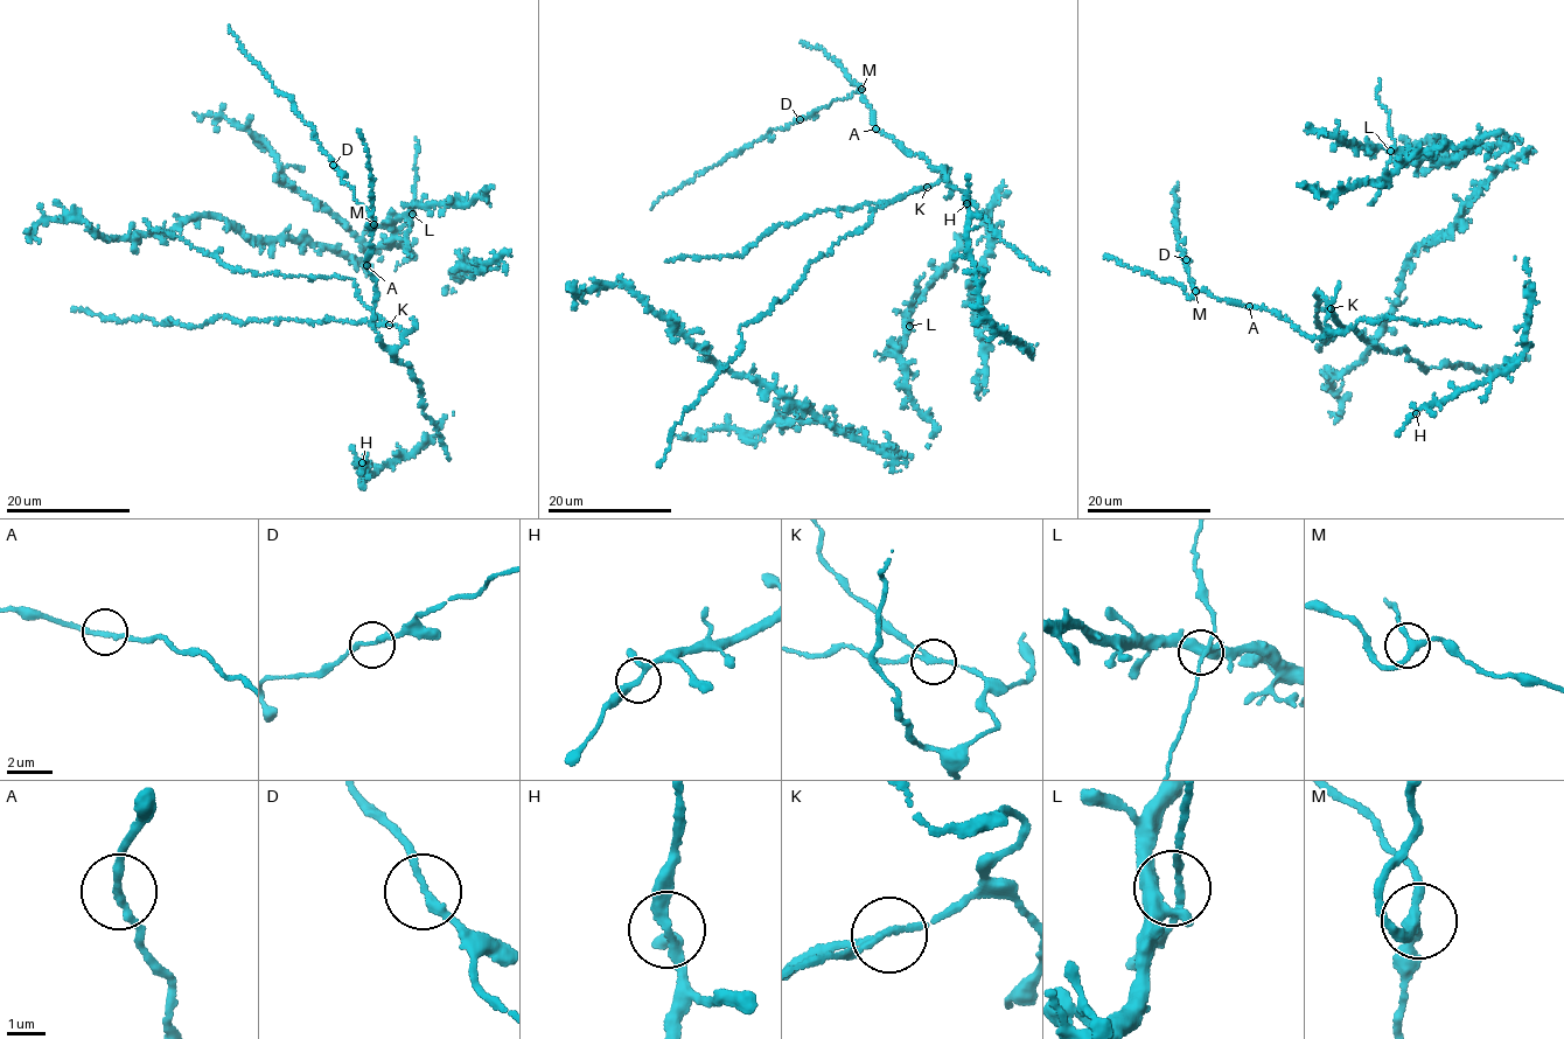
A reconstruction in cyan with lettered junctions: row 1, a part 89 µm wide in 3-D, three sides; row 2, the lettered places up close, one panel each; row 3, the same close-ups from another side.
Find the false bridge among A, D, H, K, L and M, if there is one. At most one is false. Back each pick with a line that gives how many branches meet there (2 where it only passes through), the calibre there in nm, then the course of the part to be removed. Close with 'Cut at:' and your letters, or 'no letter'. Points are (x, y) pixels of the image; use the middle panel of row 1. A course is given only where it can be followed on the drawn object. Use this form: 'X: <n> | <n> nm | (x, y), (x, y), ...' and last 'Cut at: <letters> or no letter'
Cut at: no letter

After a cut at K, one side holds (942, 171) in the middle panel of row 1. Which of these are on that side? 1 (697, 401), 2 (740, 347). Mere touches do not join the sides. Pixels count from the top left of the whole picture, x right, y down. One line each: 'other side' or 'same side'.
1: other side
2: other side

